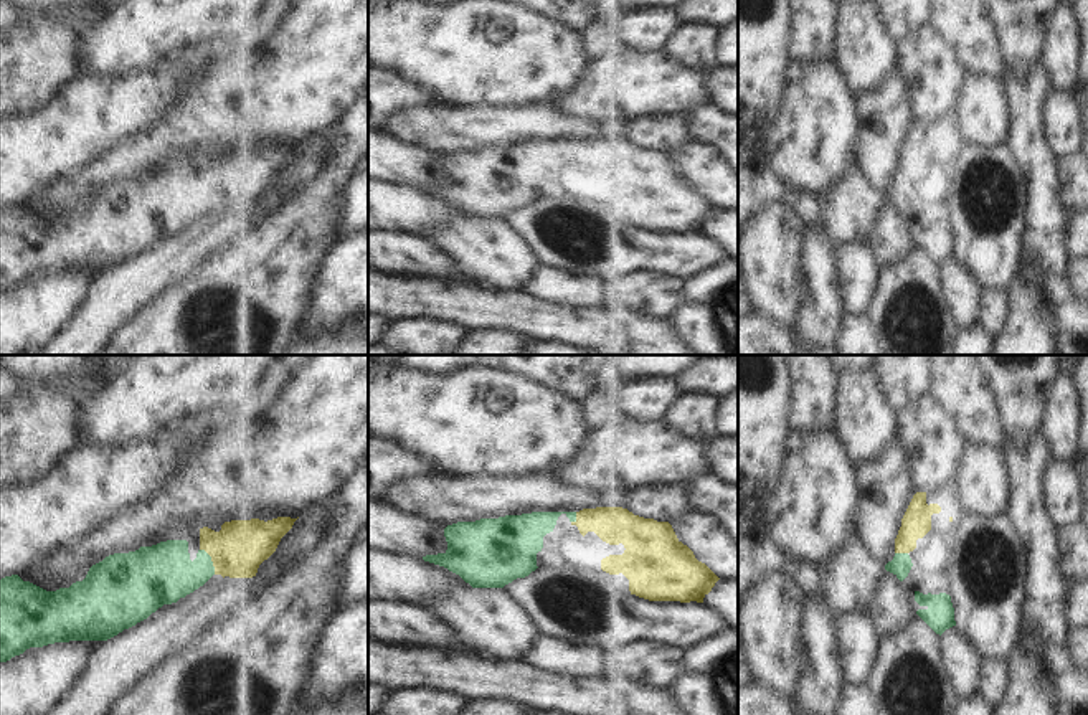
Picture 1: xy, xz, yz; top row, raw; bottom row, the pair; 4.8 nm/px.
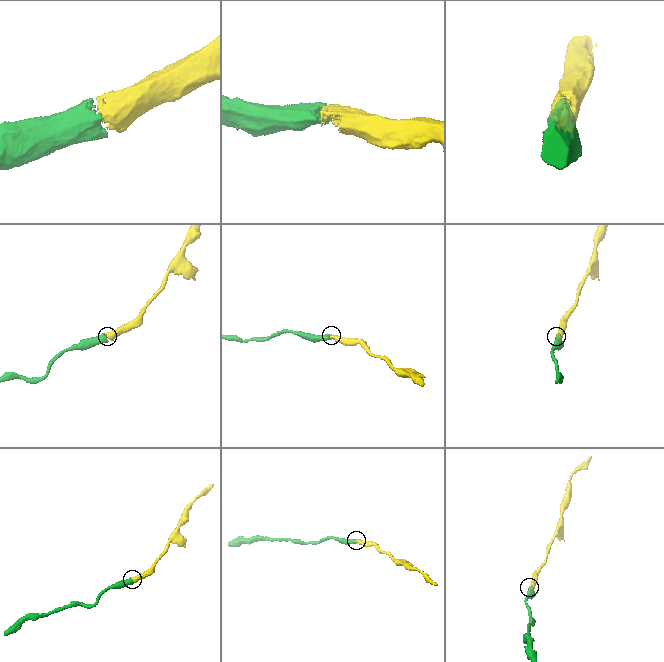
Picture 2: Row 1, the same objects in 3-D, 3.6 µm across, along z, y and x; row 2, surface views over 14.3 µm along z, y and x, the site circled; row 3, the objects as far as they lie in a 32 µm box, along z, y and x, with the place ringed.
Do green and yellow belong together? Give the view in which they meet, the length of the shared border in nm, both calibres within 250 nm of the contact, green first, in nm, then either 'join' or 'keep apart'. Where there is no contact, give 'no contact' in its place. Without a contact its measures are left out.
xy | 150 nm | 300/260 nm | join

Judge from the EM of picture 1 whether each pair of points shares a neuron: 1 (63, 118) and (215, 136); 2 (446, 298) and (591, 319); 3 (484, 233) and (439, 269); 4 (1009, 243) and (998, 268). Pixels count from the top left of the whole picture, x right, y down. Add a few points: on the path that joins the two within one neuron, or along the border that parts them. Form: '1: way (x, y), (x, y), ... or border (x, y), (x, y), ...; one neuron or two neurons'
1: border (174, 101), (156, 123), (124, 137), (113, 147); two neurons
2: way (482, 307), (507, 307), (542, 321), (555, 321); one neuron
3: border (423, 235), (464, 274), (484, 283); two neurons
4: way (1002, 250), (998, 255), (998, 261); one neuron

